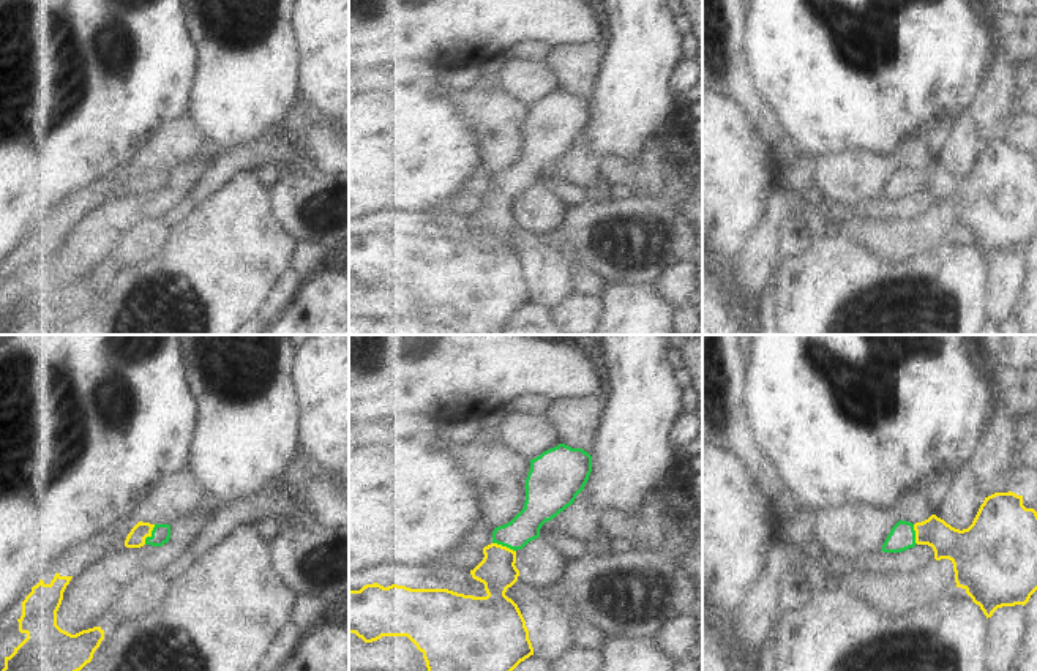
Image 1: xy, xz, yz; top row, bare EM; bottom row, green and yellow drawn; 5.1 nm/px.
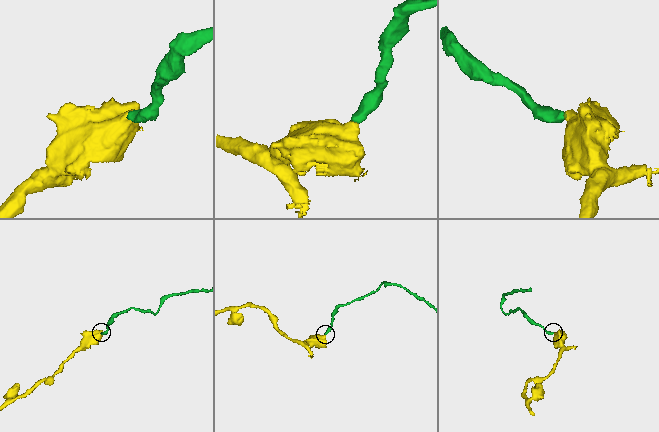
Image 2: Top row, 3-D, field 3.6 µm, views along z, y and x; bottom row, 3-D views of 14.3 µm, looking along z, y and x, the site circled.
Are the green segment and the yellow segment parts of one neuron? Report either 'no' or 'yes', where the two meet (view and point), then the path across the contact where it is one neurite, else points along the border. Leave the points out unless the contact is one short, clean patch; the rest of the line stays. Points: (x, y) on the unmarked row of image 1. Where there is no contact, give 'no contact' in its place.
yes; meets green in xy at (152, 180); runs through xy (161, 179), (152, 180), (141, 180), (136, 185)

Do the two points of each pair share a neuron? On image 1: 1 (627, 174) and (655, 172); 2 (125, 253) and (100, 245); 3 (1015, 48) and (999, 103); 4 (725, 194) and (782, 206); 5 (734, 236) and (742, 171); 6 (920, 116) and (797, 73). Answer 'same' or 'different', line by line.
1: same
2: different
3: same
4: different
5: same
6: same

